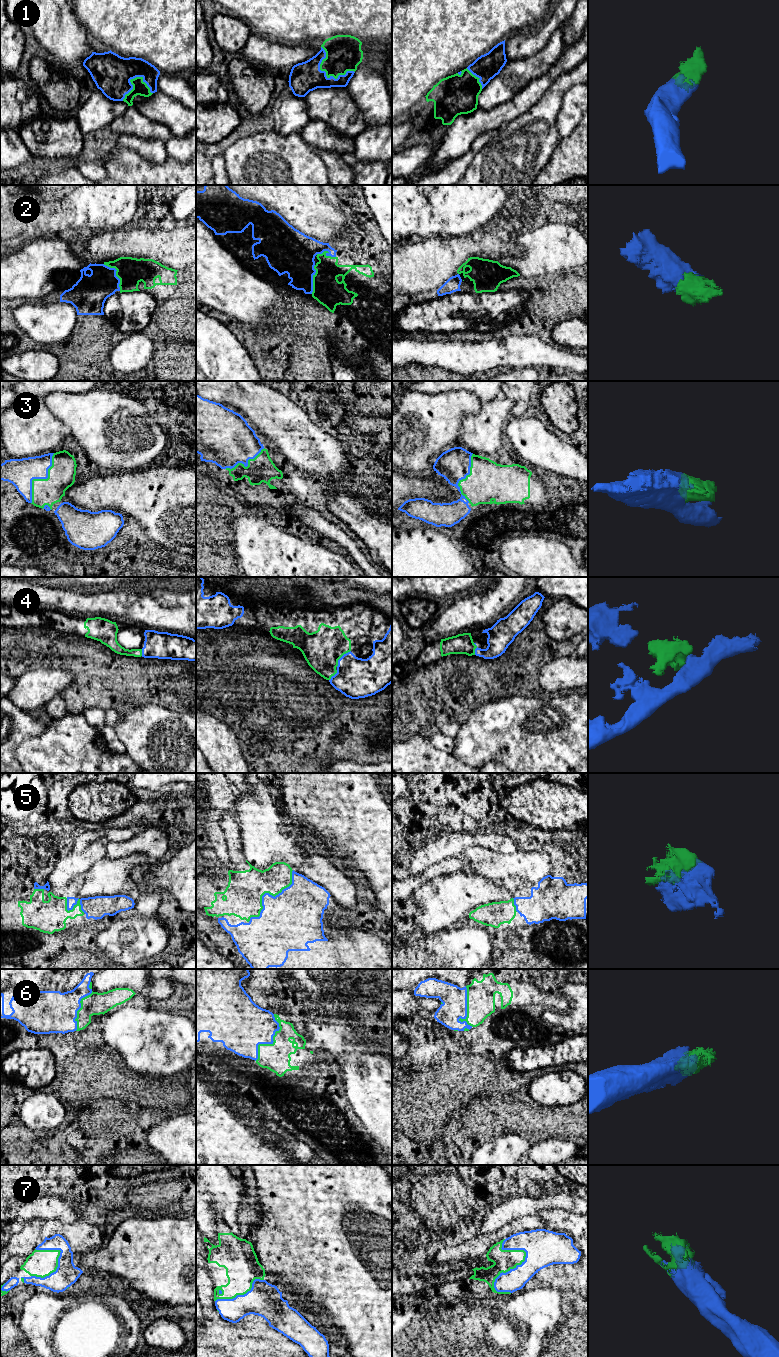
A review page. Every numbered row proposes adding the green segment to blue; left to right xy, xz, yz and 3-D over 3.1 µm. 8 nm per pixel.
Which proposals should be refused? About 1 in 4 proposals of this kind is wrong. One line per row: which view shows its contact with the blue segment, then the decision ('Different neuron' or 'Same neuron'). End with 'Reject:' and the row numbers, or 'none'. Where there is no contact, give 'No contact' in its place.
1: Touches blue in xz. Same neuron
2: Touches blue in xy. Same neuron
3: Touches blue in xy. Same neuron
4: Touches blue in xz. Same neuron
5: Touches blue in xz. Same neuron
6: Touches blue in xz. Same neuron
7: Touches blue in yz. Same neuron
Reject: none

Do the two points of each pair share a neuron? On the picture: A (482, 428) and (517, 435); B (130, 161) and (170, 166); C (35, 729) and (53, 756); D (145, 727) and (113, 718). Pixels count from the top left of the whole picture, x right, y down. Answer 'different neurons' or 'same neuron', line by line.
A: different neurons
B: same neuron
C: different neurons
D: different neurons

